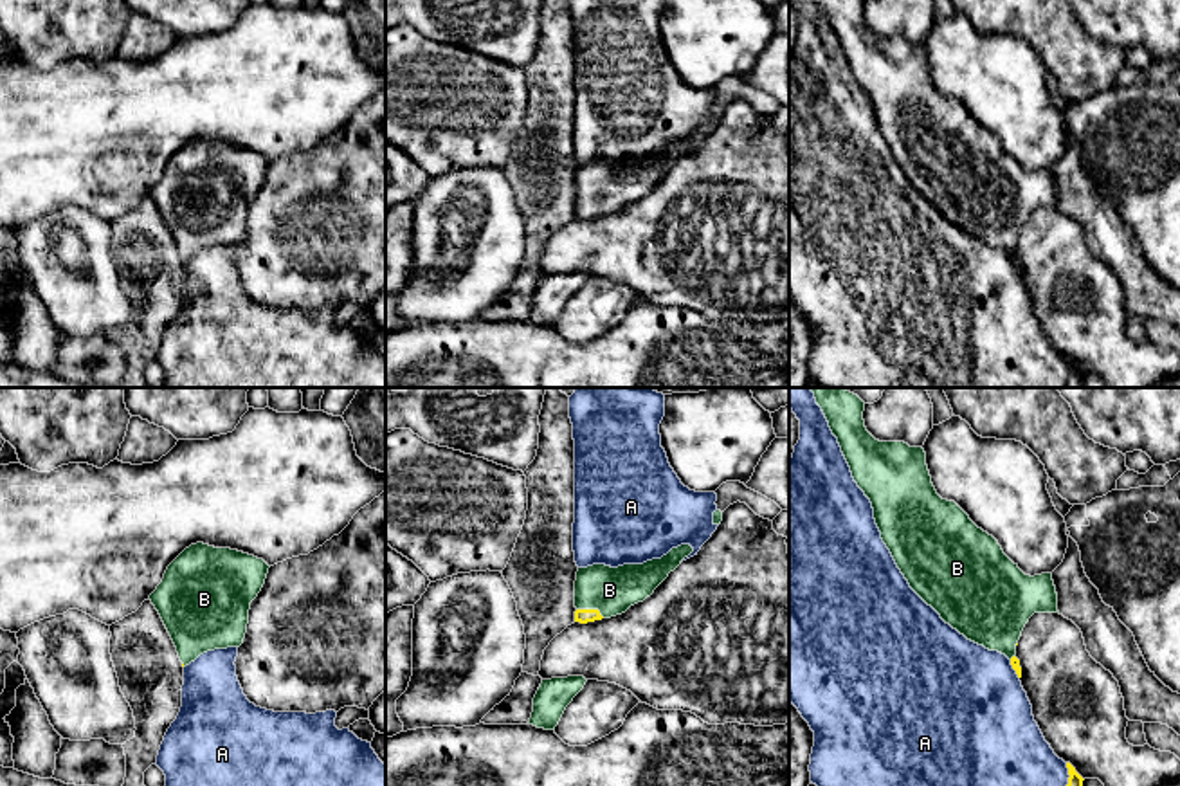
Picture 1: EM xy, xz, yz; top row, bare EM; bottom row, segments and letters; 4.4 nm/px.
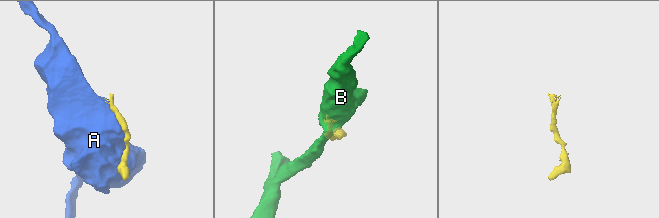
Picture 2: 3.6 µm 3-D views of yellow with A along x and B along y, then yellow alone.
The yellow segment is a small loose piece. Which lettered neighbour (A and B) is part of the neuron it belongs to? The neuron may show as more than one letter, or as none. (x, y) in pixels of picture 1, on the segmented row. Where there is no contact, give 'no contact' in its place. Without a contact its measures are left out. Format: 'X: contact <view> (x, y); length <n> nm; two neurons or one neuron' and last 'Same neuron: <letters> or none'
A: contact yz (1069, 774); length 100 nm; two neurons
B: contact xz (591, 610); length 130 nm; one neuron
Same neuron: B

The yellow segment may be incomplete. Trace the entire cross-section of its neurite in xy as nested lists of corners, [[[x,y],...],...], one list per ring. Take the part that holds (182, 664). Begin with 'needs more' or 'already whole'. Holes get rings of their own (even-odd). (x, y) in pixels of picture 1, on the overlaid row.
needs more; [[[204,543],[186,548],[150,595],[182,667],[214,649],[243,644],[250,602],[268,564],[254,555]]]

